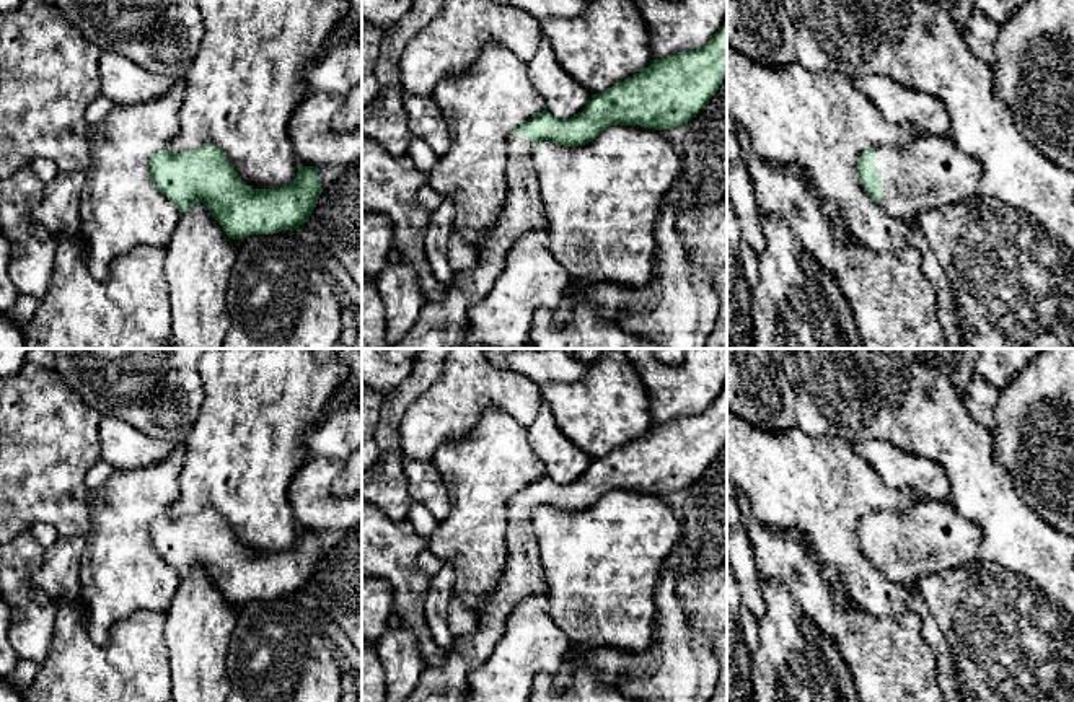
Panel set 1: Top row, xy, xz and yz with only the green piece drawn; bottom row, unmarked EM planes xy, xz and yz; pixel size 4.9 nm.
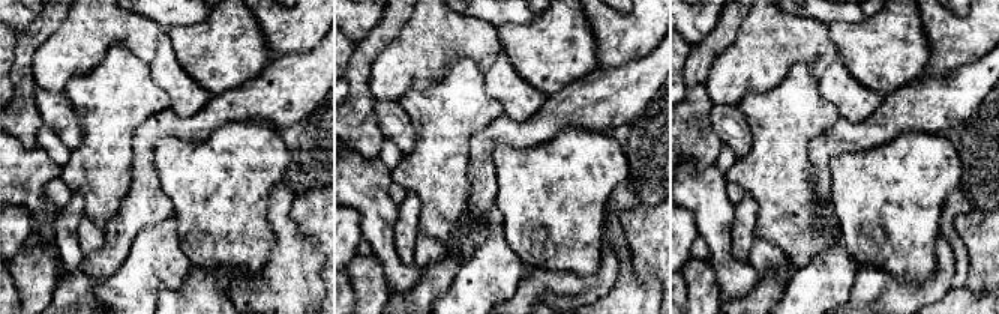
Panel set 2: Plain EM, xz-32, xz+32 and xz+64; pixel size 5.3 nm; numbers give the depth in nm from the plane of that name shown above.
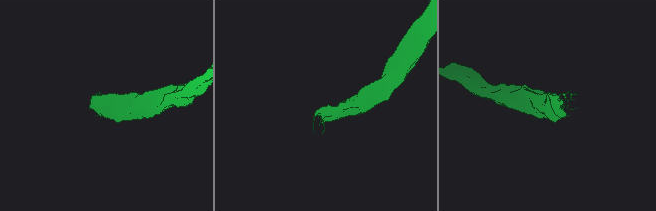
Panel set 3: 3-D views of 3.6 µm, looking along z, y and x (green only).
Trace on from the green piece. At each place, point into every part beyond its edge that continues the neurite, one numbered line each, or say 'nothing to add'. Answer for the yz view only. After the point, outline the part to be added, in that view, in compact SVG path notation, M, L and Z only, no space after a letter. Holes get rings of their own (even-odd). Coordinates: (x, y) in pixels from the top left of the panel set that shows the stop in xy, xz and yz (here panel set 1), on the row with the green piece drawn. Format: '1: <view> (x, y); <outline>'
1: yz (929, 173); M926 134L905 148L875 148L874 156L882 171L882 207L896 218L976 195L981 165L952 138Z

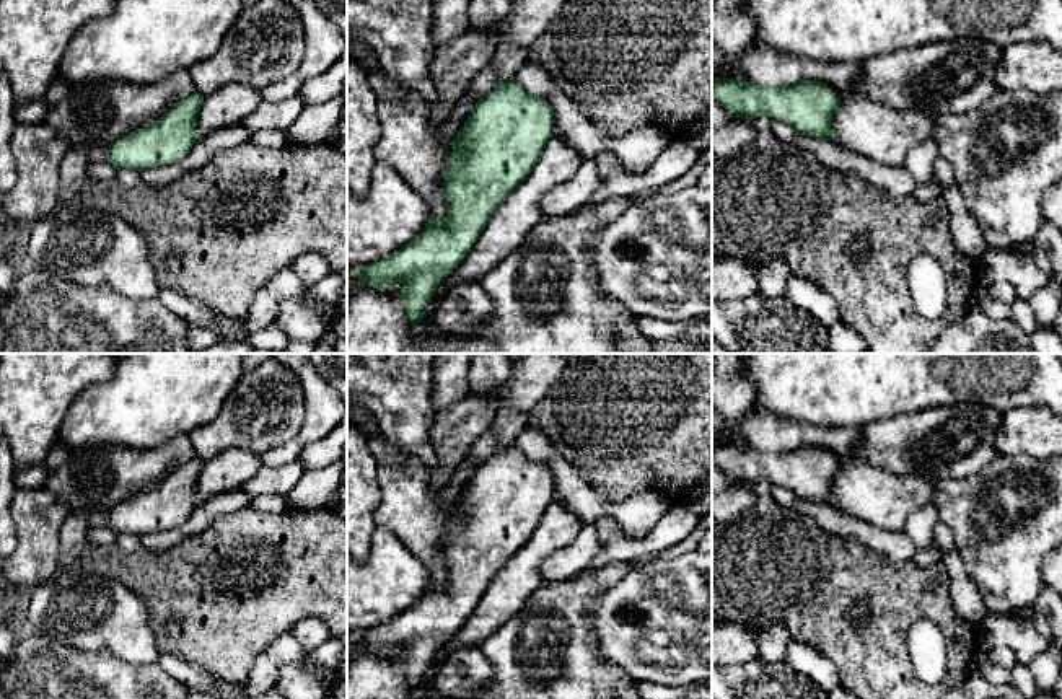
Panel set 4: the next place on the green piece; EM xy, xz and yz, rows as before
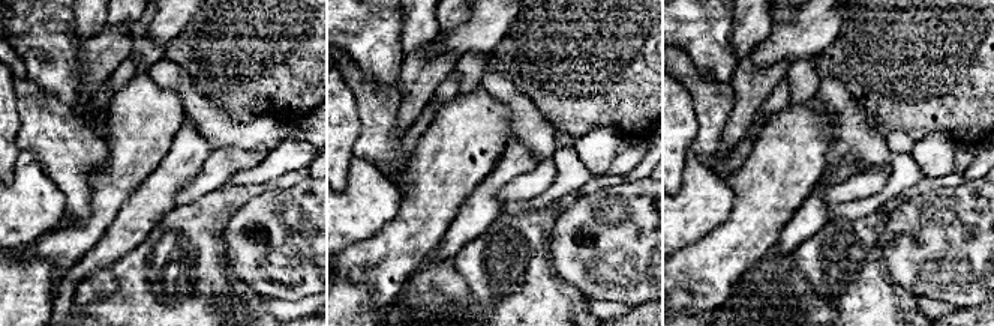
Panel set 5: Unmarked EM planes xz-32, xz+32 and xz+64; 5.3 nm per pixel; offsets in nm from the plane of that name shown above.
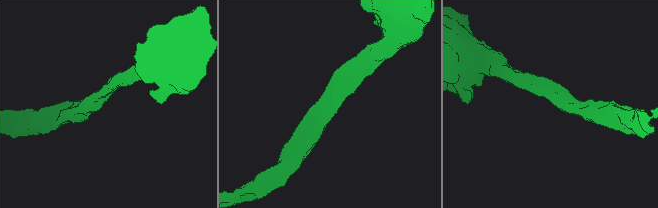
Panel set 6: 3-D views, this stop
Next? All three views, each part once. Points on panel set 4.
nothing to add

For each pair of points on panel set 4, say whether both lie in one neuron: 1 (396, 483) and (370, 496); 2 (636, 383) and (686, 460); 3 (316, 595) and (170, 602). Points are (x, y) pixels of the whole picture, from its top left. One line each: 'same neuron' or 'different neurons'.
1: different neurons
2: same neuron
3: same neuron

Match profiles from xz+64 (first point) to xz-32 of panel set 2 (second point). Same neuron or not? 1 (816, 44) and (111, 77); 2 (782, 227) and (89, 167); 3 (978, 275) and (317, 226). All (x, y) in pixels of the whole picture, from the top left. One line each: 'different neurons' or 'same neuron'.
1: different neurons
2: same neuron
3: same neuron

